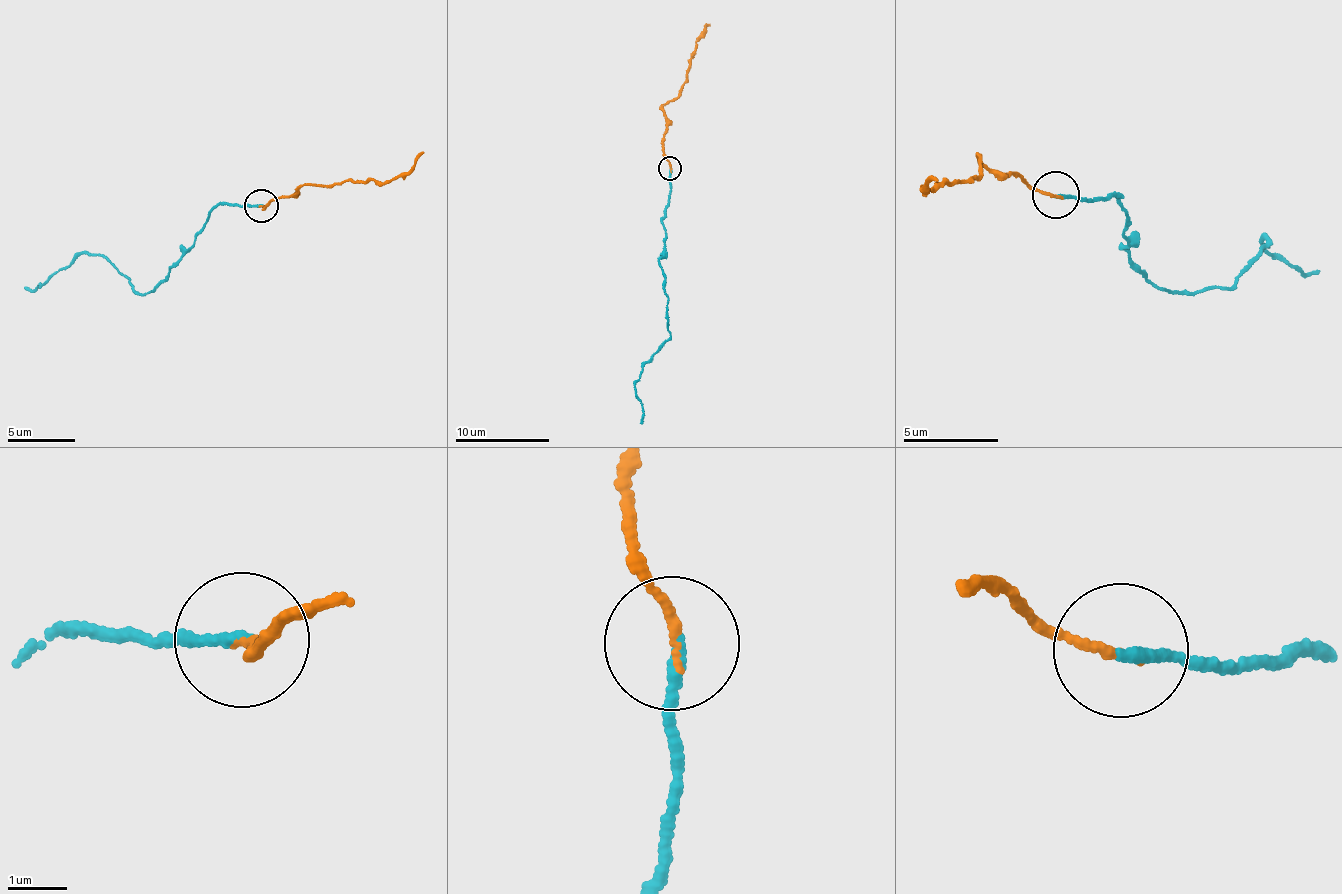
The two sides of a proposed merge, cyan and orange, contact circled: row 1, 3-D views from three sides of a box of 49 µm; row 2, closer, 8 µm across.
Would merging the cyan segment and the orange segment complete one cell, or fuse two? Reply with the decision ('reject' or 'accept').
accept

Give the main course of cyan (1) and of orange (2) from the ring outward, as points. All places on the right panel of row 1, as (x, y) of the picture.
1: (1057, 196), (1118, 197), (1130, 265), (1161, 288), (1237, 286), (1266, 240), (1299, 271), (1321, 271)
2: (1057, 196), (1016, 175), (1002, 175), (982, 159), (977, 182), (968, 180), (934, 191), (923, 187), (939, 181)

